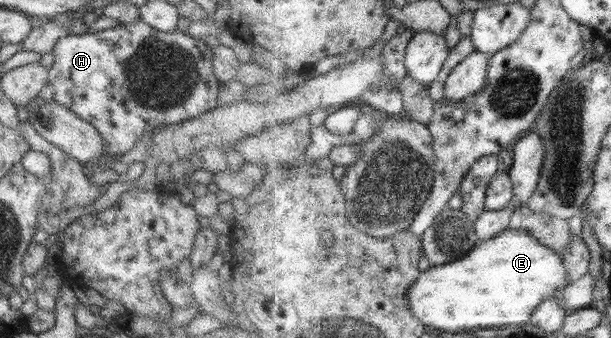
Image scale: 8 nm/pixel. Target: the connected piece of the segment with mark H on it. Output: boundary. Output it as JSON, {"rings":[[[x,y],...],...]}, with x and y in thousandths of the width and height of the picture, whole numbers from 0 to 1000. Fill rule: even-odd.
{"rings":[[[223,59],[198,80],[95,115],[83,154],[88,178],[77,251],[85,257],[83,290],[95,314],[108,317],[160,385],[175,462],[193,464],[213,447],[242,385],[298,364],[355,317],[357,257],[363,246],[349,219],[345,145],[347,133],[295,92],[257,92]]]}

